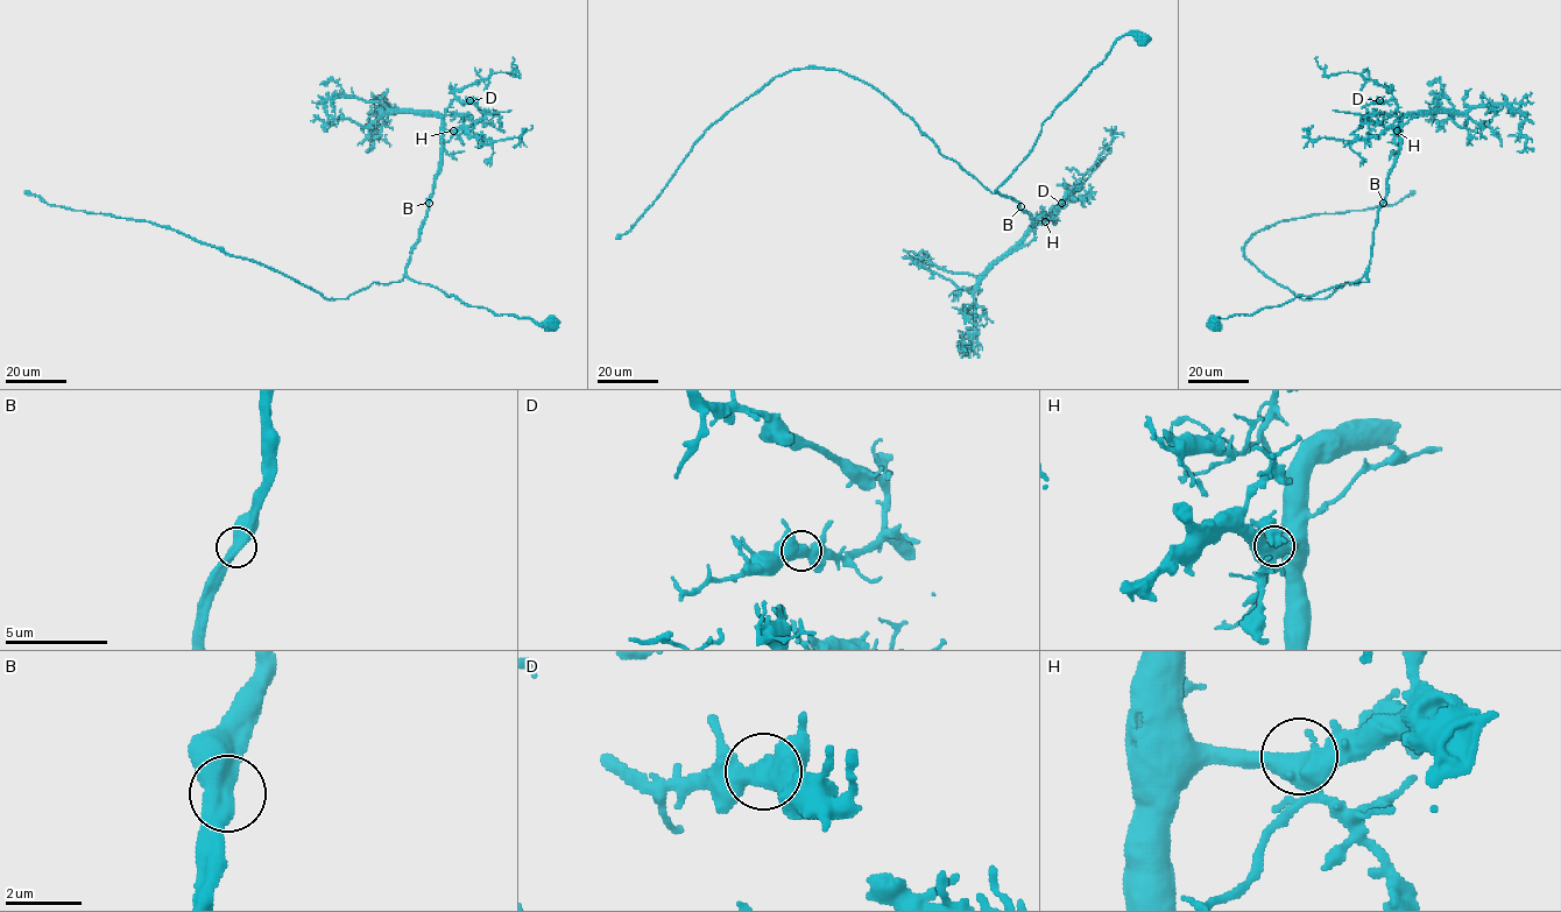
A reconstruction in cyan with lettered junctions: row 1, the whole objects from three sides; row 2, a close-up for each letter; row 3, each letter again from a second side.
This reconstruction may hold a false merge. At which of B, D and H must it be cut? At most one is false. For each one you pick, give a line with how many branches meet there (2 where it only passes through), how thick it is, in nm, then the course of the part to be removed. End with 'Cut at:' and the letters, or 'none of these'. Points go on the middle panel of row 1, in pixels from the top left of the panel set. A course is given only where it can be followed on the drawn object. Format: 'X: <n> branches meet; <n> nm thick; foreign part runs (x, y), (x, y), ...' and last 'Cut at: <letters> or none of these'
Cut at: none of these

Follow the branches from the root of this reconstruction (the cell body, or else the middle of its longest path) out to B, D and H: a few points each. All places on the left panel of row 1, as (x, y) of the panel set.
B: (551, 324), (513, 315), (496, 315), (486, 308), (467, 305), (437, 288), (411, 281), (405, 268), (430, 203)
D: (551, 324), (467, 305), (437, 288), (411, 281), (405, 274), (439, 168), (443, 118), (456, 99), (470, 100)
H: (551, 324), (467, 305), (453, 295), (407, 275), (411, 247), (418, 239), (439, 168), (443, 135), (453, 131)

